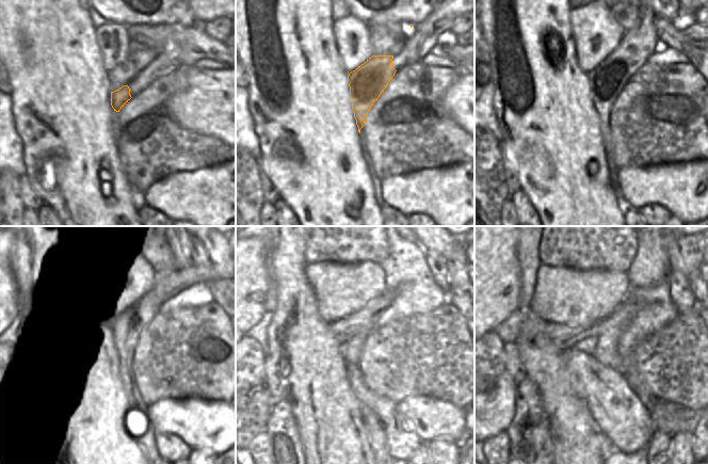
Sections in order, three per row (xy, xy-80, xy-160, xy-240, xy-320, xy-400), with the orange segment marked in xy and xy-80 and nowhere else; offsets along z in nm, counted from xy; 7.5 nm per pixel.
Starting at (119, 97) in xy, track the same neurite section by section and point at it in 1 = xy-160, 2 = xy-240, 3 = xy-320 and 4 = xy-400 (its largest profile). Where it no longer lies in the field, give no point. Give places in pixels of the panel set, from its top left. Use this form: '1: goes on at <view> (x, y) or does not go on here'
1: goes on at xy-160 (606, 81)
2: goes on at xy-240 (125, 324)
3: goes on at xy-320 (376, 434)
4: does not go on here

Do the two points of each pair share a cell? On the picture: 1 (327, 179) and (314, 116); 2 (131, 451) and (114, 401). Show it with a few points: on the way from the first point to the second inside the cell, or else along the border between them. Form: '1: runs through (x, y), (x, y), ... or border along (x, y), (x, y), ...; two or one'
1: runs through (316, 163), (314, 160), (314, 132); one
2: runs through (118, 438), (114, 434), (114, 414); one

